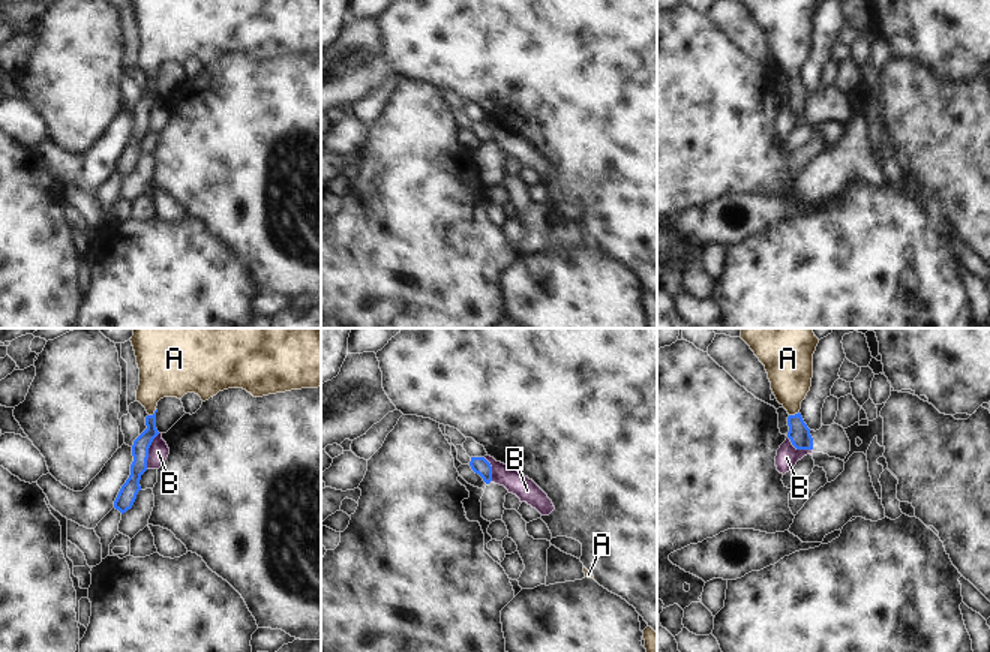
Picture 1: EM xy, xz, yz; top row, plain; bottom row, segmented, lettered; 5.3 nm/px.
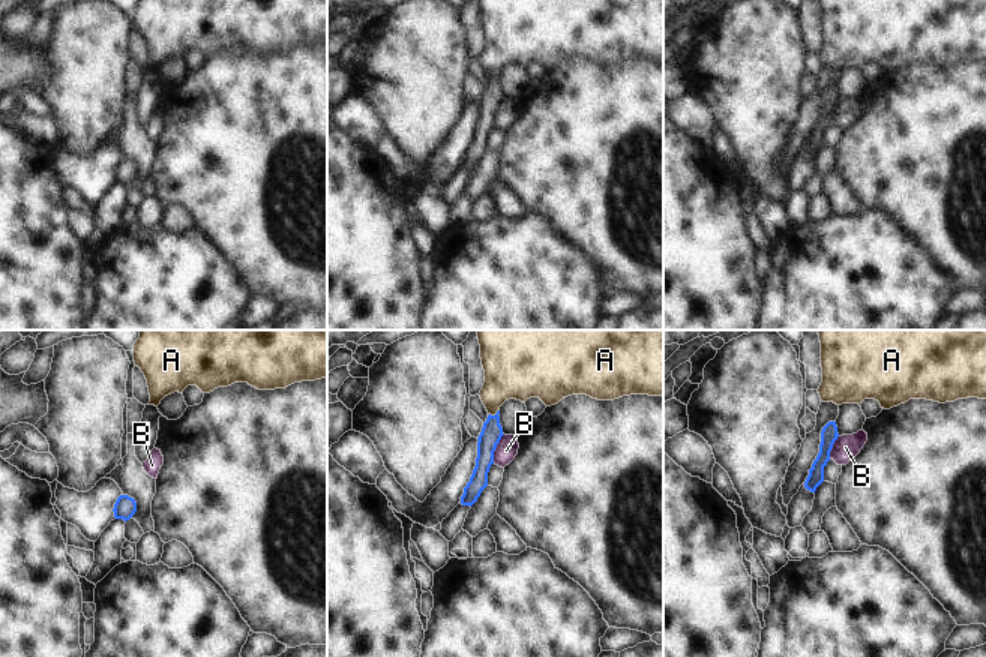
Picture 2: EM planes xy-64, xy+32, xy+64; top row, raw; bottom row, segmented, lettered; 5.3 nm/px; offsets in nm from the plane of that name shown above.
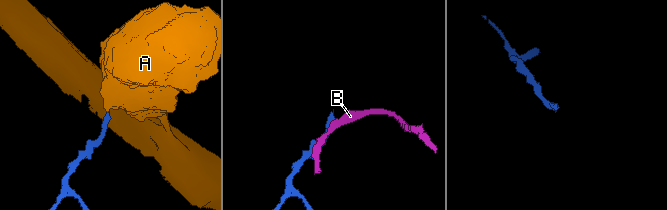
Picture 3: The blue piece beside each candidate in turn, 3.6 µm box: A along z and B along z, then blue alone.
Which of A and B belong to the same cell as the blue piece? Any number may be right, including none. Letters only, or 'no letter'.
A

